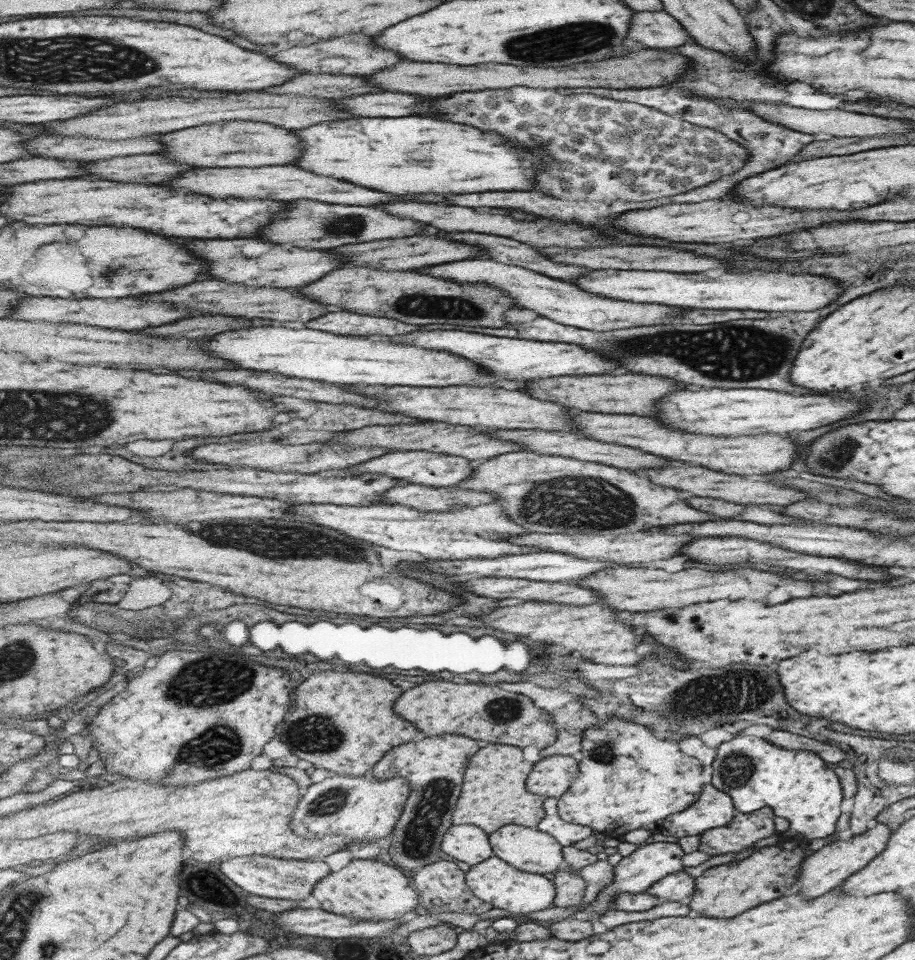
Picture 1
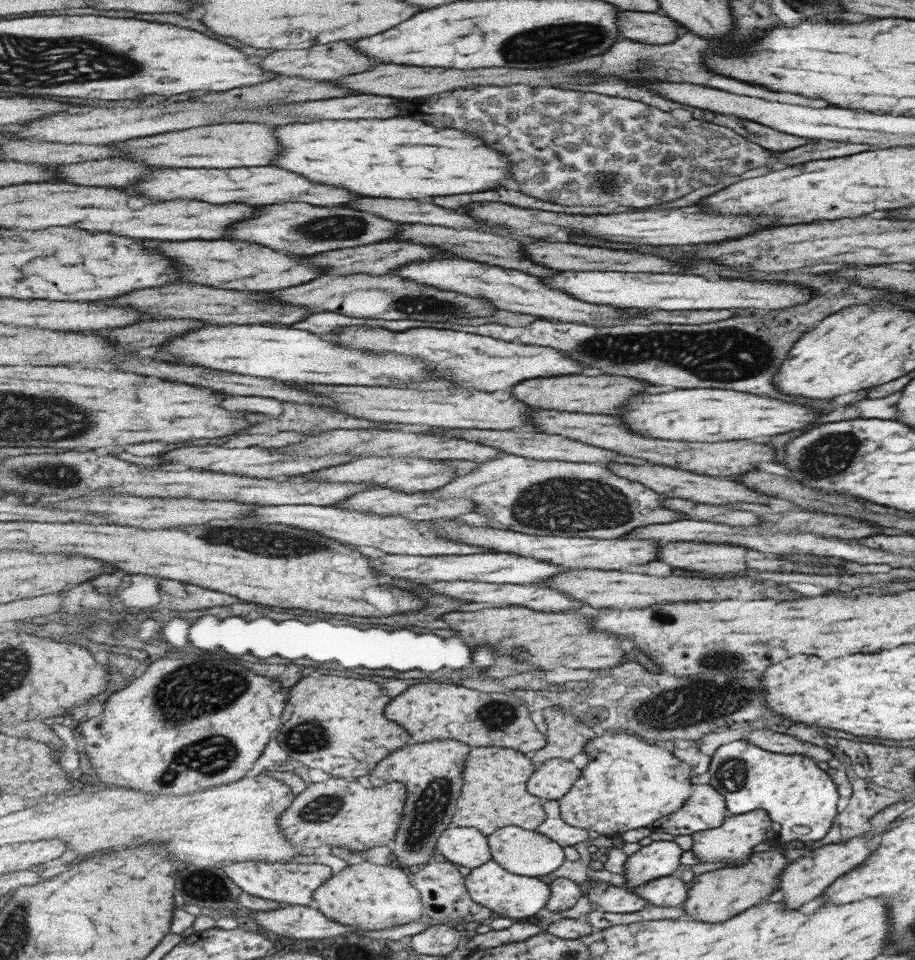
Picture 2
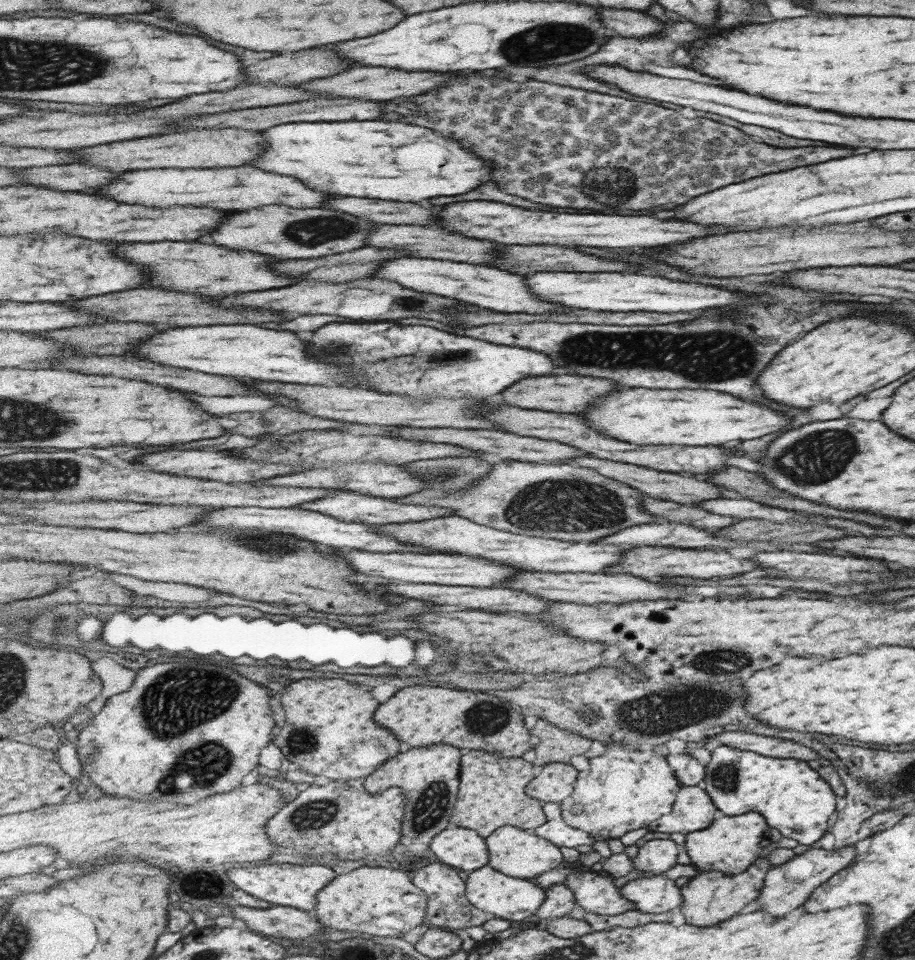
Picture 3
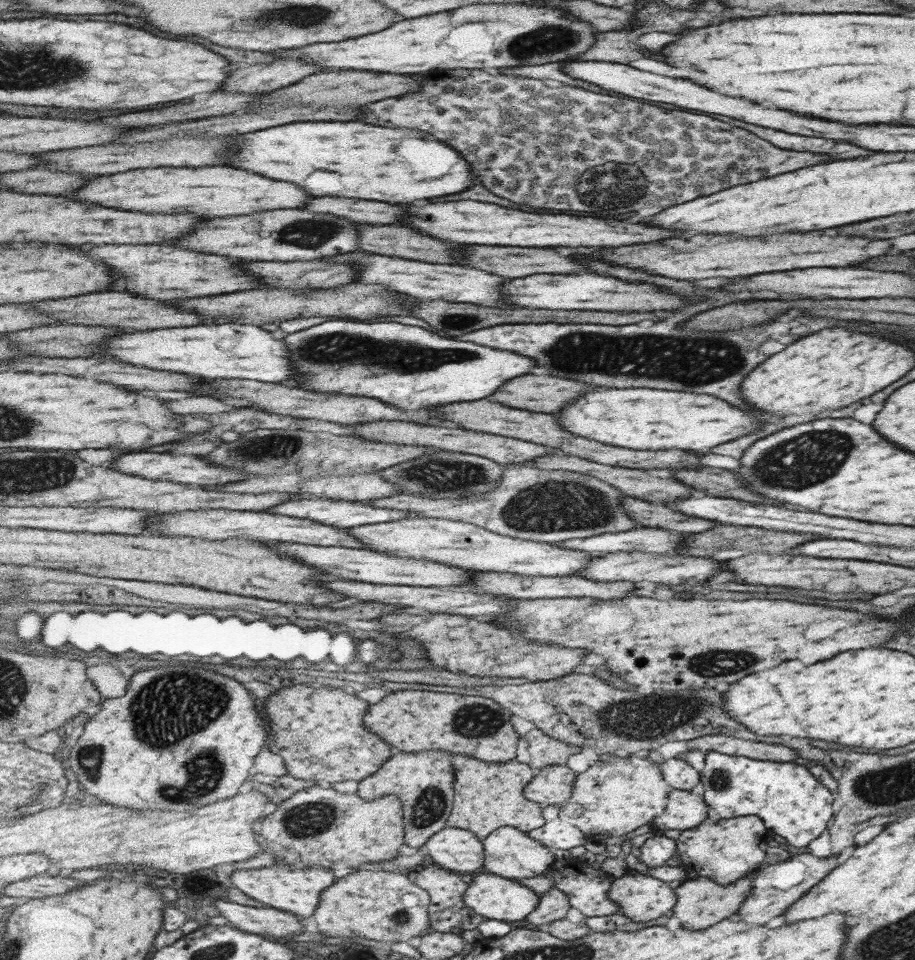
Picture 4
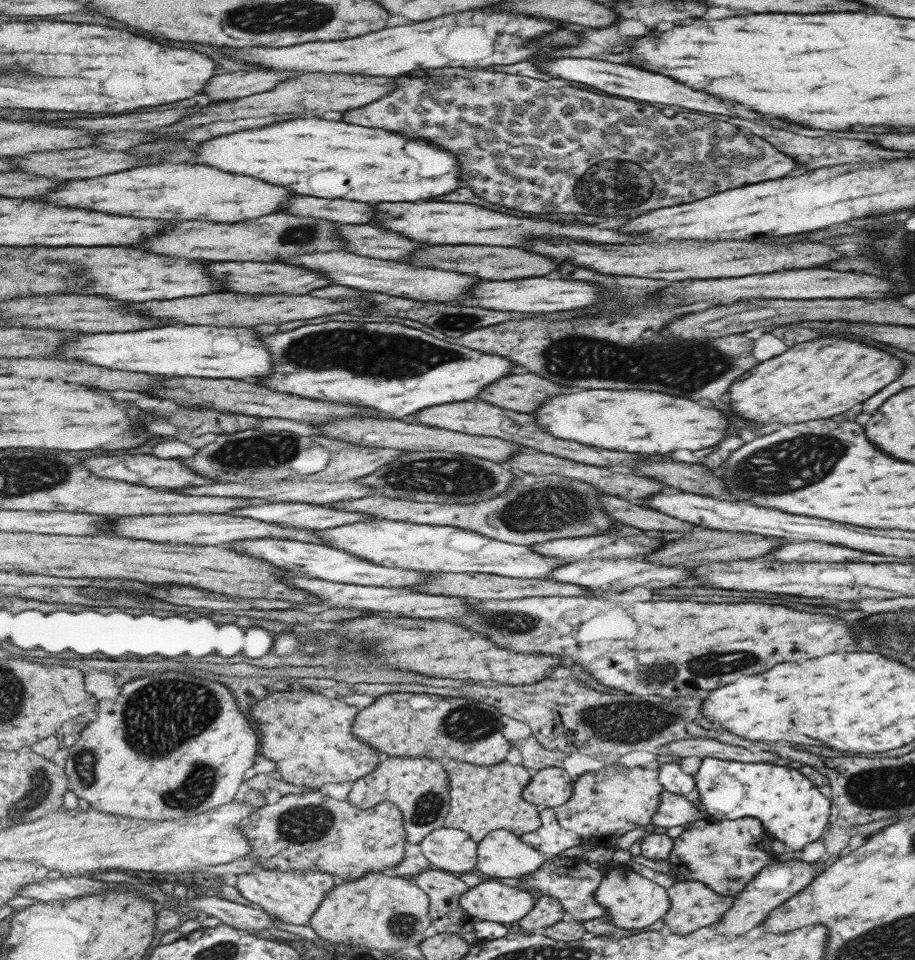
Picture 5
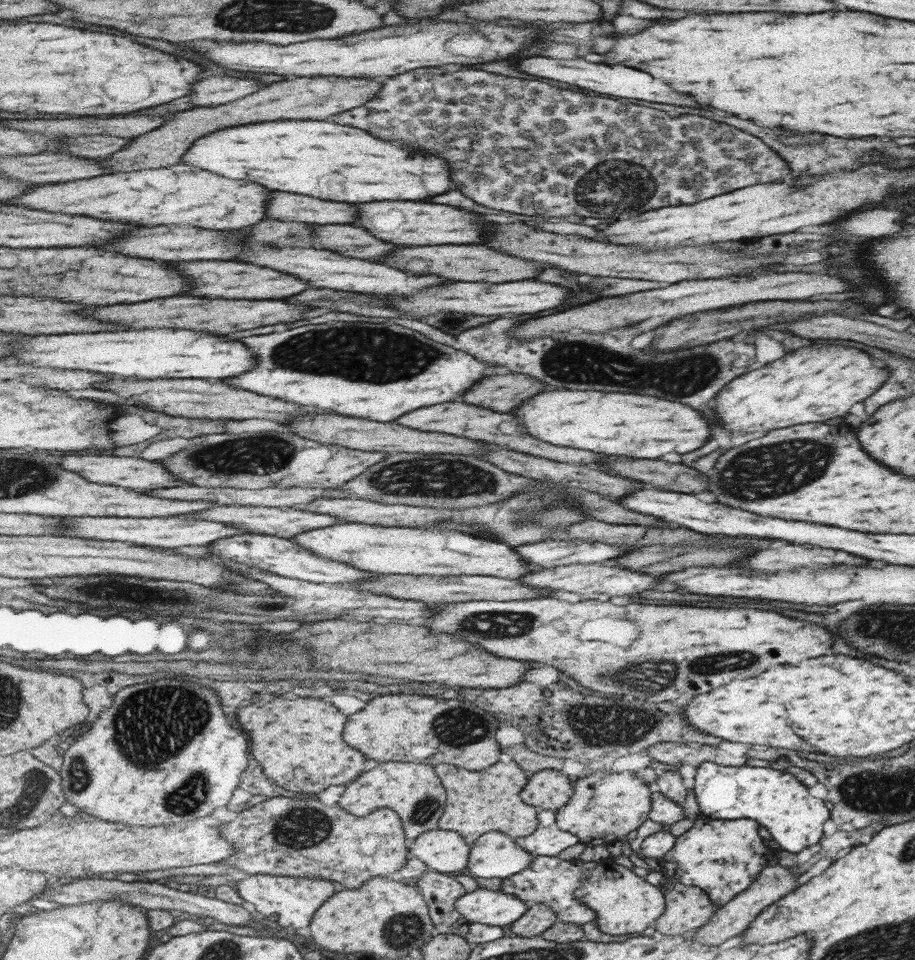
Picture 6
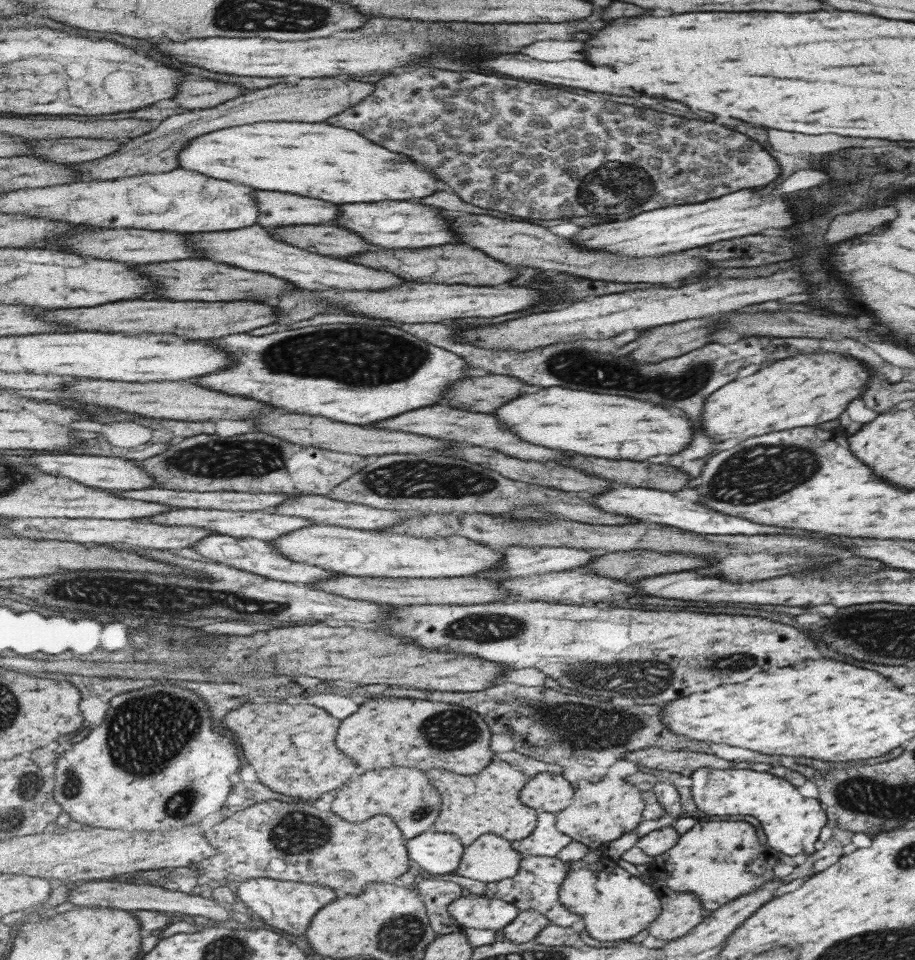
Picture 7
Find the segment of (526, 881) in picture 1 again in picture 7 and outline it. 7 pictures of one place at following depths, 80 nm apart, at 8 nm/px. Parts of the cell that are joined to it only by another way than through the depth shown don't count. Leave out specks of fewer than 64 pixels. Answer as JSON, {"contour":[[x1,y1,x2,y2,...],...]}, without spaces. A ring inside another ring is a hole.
{"contour":[[468,895,453,901,449,906,464,933,469,928,477,930,502,930,519,917,521,910,513,902,485,895]]}

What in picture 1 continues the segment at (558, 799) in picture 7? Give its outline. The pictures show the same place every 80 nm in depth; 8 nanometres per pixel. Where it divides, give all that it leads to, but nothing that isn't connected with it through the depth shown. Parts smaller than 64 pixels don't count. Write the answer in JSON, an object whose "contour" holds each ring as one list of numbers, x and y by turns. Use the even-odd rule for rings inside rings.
{"contour":[[548,756,536,763,526,786,544,798,561,798,581,774,580,762,573,756]]}

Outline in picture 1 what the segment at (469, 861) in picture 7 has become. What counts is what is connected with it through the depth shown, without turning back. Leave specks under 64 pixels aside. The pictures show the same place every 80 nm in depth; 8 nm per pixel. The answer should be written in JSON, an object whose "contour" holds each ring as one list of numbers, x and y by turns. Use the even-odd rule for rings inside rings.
{"contour":[[511,823,502,826,497,832,490,835,494,854,506,860,511,866,533,874,549,874,558,872,566,863,564,846,554,835,541,831,535,827,527,827]]}

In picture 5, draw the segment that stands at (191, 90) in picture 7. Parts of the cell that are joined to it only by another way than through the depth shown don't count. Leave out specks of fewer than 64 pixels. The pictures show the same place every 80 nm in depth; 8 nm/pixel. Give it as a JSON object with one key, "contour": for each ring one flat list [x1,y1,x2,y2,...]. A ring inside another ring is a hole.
{"contour":[[241,70,235,74,223,74,215,76,215,82,207,86,205,94,207,98,215,100,235,100,245,98,257,92,265,92,275,88,281,82,289,80,289,72,277,72,277,70]]}

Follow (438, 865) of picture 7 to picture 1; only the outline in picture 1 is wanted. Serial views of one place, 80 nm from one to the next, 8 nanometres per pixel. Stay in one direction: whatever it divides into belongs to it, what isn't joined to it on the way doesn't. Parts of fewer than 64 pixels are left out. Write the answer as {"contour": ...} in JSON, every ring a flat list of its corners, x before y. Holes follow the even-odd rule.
{"contour":[[455,825,446,832,442,851,455,861,475,866,494,855,490,834,475,825]]}

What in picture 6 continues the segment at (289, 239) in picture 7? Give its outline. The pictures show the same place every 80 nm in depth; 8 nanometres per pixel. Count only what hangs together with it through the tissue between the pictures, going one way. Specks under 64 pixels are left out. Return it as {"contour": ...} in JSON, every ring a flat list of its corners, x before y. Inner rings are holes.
{"contour":[[325,224,317,226,315,249,325,248,351,258,381,258,395,250,389,242,377,240,369,230,351,224]]}

